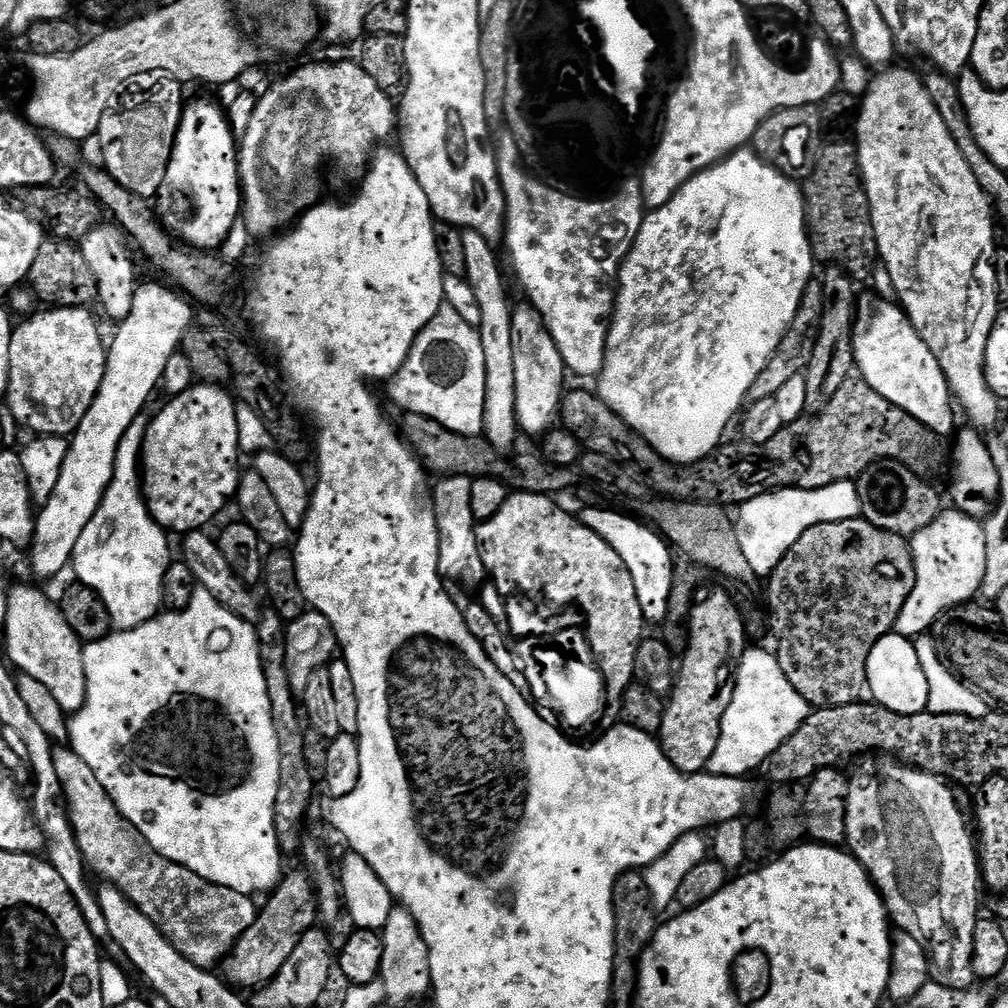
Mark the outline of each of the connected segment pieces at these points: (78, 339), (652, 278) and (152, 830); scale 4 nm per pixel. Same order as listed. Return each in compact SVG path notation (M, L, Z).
M49 307L48 312L37 311L29 315L25 324L17 323L10 338L10 382L6 406L11 410L17 425L26 427L32 434L42 436L71 437L76 428L86 418L106 370L108 353L106 340L100 337L100 328L87 307L58 308Z
M751 150L734 152L705 172L699 172L690 178L690 182L686 182L686 186L676 191L666 206L653 208L645 215L624 265L620 268L616 307L608 326L604 365L598 377L600 399L610 406L610 410L617 412L654 451L662 454L662 458L685 466L706 458L720 447L728 423L732 419L735 421L745 407L750 386L754 385L754 380L770 362L776 347L787 334L787 328L794 321L802 302L803 290L813 279L812 264L814 257L804 215L804 194L801 185L793 177L785 176Z
M197 587L194 598L186 610L178 614L161 614L142 626L125 632L119 630L103 636L101 640L89 640L83 645L84 669L86 670L86 696L84 705L71 713L68 720L68 739L73 752L94 770L98 782L124 815L142 834L142 838L158 854L170 862L178 862L194 874L255 897L256 892L271 893L280 883L280 859L282 853L276 837L276 799L278 798L278 738L274 734L274 718L270 718L270 694L266 690L266 678L262 674L262 662L258 654L258 638L255 627L249 621L230 614L209 594Z

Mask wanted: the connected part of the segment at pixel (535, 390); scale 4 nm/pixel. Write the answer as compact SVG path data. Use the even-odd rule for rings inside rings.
M528 302L517 303L512 310L514 334L514 402L519 431L528 436L543 437L557 423L560 401L566 391L564 359L544 325L543 319Z

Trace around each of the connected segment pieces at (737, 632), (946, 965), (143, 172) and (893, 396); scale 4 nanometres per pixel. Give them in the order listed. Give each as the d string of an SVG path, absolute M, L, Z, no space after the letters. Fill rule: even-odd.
M727 591L712 592L704 601L693 603L690 608L692 617L688 620L688 653L684 661L679 661L676 683L666 700L664 721L658 733L660 747L664 749L666 758L682 773L705 771L714 754L714 746L718 746L720 723L726 714L726 706L730 706L732 695L736 689L736 670L740 659L746 651L746 635L742 618Z
M869 754L859 761L851 769L850 783L848 785L848 797L846 798L846 841L847 851L855 856L856 861L867 870L872 877L872 884L880 891L884 899L884 908L888 911L888 919L899 931L911 934L928 952L928 970L931 983L941 984L947 988L973 987L976 975L972 969L972 954L974 952L974 926L978 919L976 911L980 908L980 892L982 893L982 881L980 878L980 857L978 844L970 831L970 824L964 821L965 814L961 807L957 806L953 789L933 772L924 772L921 768L910 768L901 764L899 760L887 754Z
M166 80L157 83L155 87L141 104L125 112L108 111L100 120L98 133L100 152L104 155L103 171L111 174L114 182L126 186L130 194L138 194L147 201L160 194L160 187L166 178L166 166L170 166L180 119L186 107L185 85L176 80Z
M875 294L861 295L856 306L852 345L859 379L878 390L882 398L894 402L894 406L906 410L906 414L918 418L918 422L922 422L935 436L947 438L953 435L956 416L952 413L952 389L942 366L938 366L938 358L930 354L930 346L922 342L918 330L914 330L899 303Z

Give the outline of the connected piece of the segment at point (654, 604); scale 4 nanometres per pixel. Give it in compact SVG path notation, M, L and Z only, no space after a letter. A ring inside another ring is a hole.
M584 508L578 512L578 519L590 530L594 530L594 534L600 535L626 564L630 577L634 580L638 604L645 621L652 625L660 624L669 618L674 552L666 543L664 536L653 531L647 523L639 524L638 521L631 520L620 512L611 512L608 508Z

